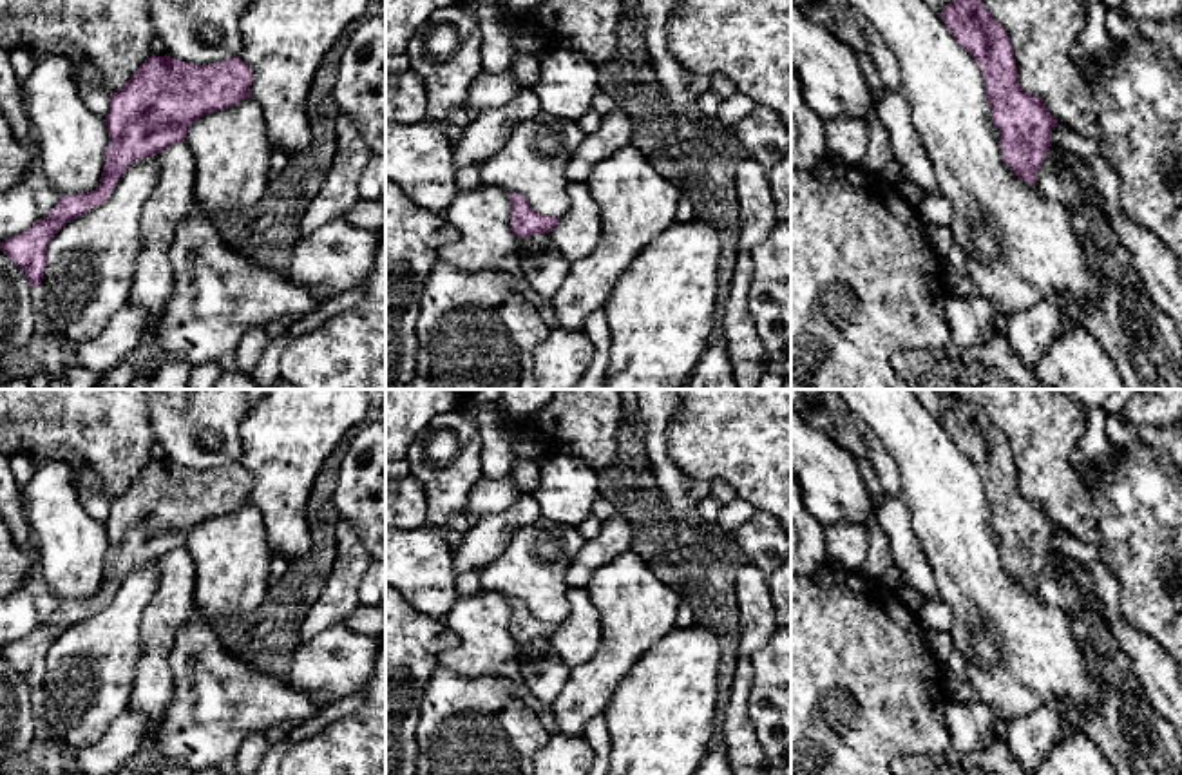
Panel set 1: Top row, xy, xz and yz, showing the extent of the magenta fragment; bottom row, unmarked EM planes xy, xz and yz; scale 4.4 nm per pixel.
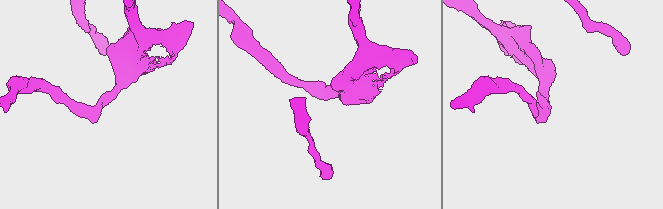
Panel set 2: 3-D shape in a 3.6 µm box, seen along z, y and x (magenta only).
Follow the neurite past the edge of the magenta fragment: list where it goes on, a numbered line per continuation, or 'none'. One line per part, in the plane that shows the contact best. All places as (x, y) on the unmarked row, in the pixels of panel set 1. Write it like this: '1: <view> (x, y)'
none

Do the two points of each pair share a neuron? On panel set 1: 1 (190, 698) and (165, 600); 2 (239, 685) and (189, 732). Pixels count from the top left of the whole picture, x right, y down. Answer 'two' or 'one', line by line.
1: two
2: one

